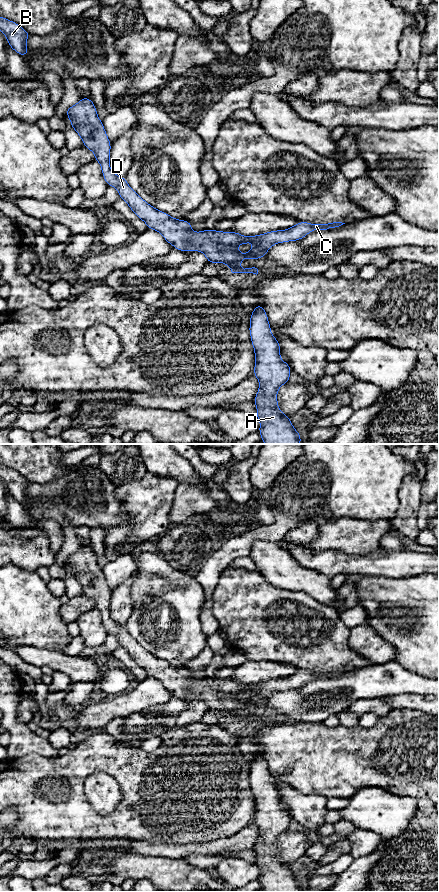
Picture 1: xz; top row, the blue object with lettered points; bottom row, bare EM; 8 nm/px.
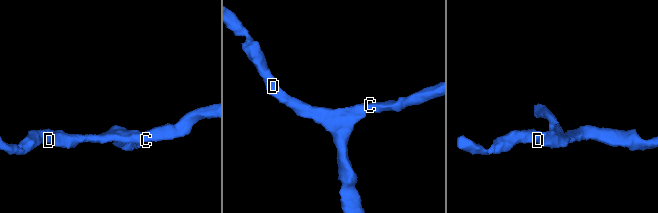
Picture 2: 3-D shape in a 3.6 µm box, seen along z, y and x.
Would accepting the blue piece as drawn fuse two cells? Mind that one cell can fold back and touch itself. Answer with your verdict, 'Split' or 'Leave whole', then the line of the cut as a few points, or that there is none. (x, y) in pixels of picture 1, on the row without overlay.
Leave whole. No split

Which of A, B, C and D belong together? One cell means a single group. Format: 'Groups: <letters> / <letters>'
Groups: A B C D

